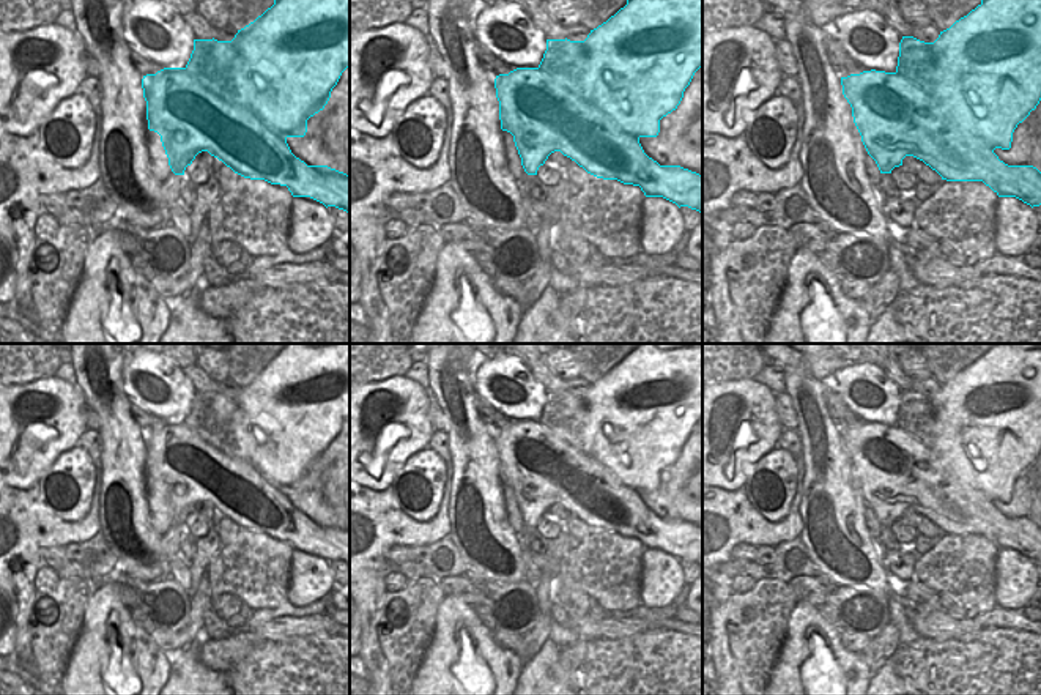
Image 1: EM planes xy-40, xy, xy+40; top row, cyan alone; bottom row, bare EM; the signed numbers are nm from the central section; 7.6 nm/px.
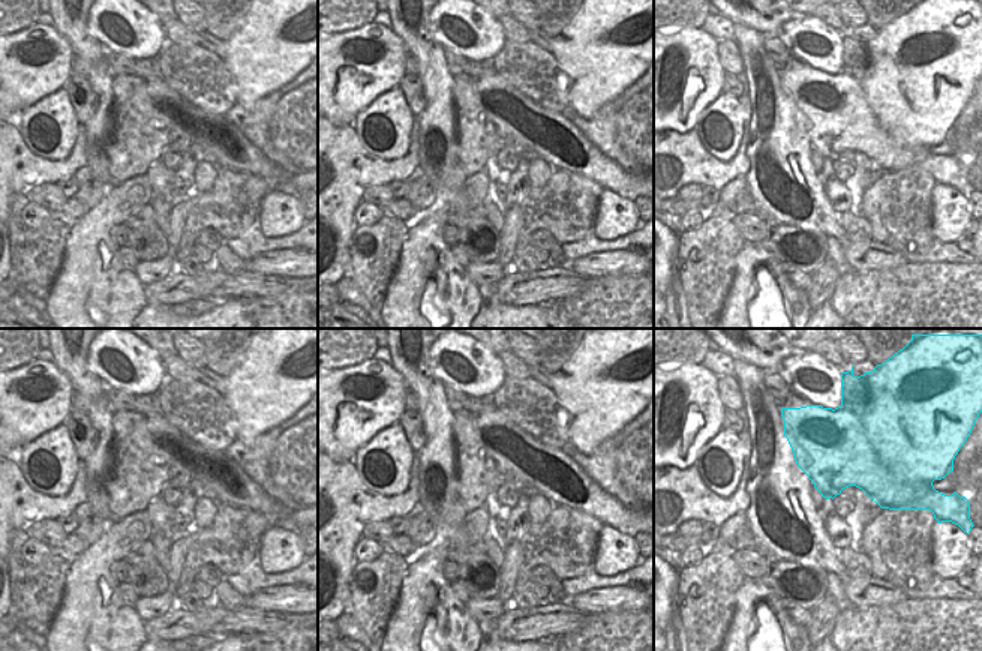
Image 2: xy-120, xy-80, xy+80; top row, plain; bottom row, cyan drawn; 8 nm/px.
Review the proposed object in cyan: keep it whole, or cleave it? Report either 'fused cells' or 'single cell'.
fused cells

